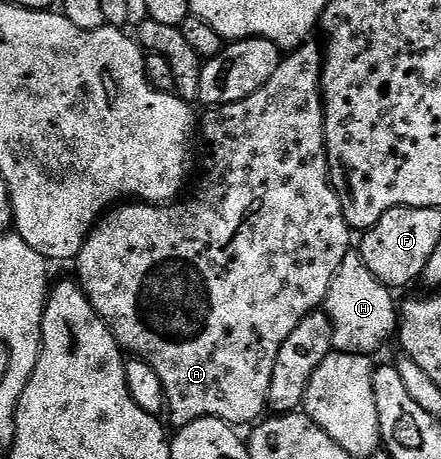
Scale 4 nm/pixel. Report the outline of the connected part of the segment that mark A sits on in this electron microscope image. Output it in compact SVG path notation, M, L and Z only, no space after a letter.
M314 40L307 41L283 57L272 80L268 80L264 88L239 102L207 109L206 115L200 118L200 142L206 145L206 183L195 192L194 198L187 202L178 200L173 204L119 205L95 225L86 237L82 251L78 253L76 278L92 308L96 308L96 312L105 320L123 351L130 353L131 350L134 353L131 355L147 362L156 376L160 376L168 414L170 410L171 427L181 428L201 418L219 418L235 428L257 423L268 410L272 372L276 368L276 356L280 356L280 348L284 348L284 340L292 336L296 324L300 324L304 316L325 303L332 288L332 280L340 264L344 264L344 256L351 253L352 231L346 222L340 196L330 183L330 159L326 153L326 111L322 100L323 59L323 47L319 43L317 46Z

